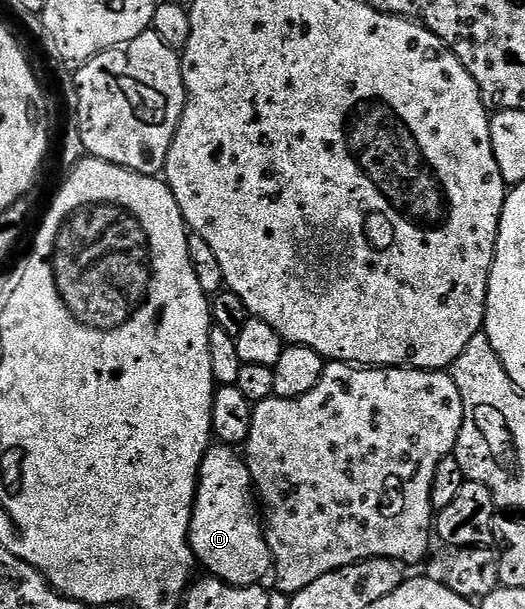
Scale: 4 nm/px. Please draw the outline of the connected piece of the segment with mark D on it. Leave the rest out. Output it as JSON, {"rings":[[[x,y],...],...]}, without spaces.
{"rings":[[[213,445],[203,457],[189,526],[189,545],[196,562],[200,566],[202,563],[210,576],[236,587],[260,584],[261,578],[270,574],[269,542],[265,539],[253,478],[244,458],[234,448]]]}

